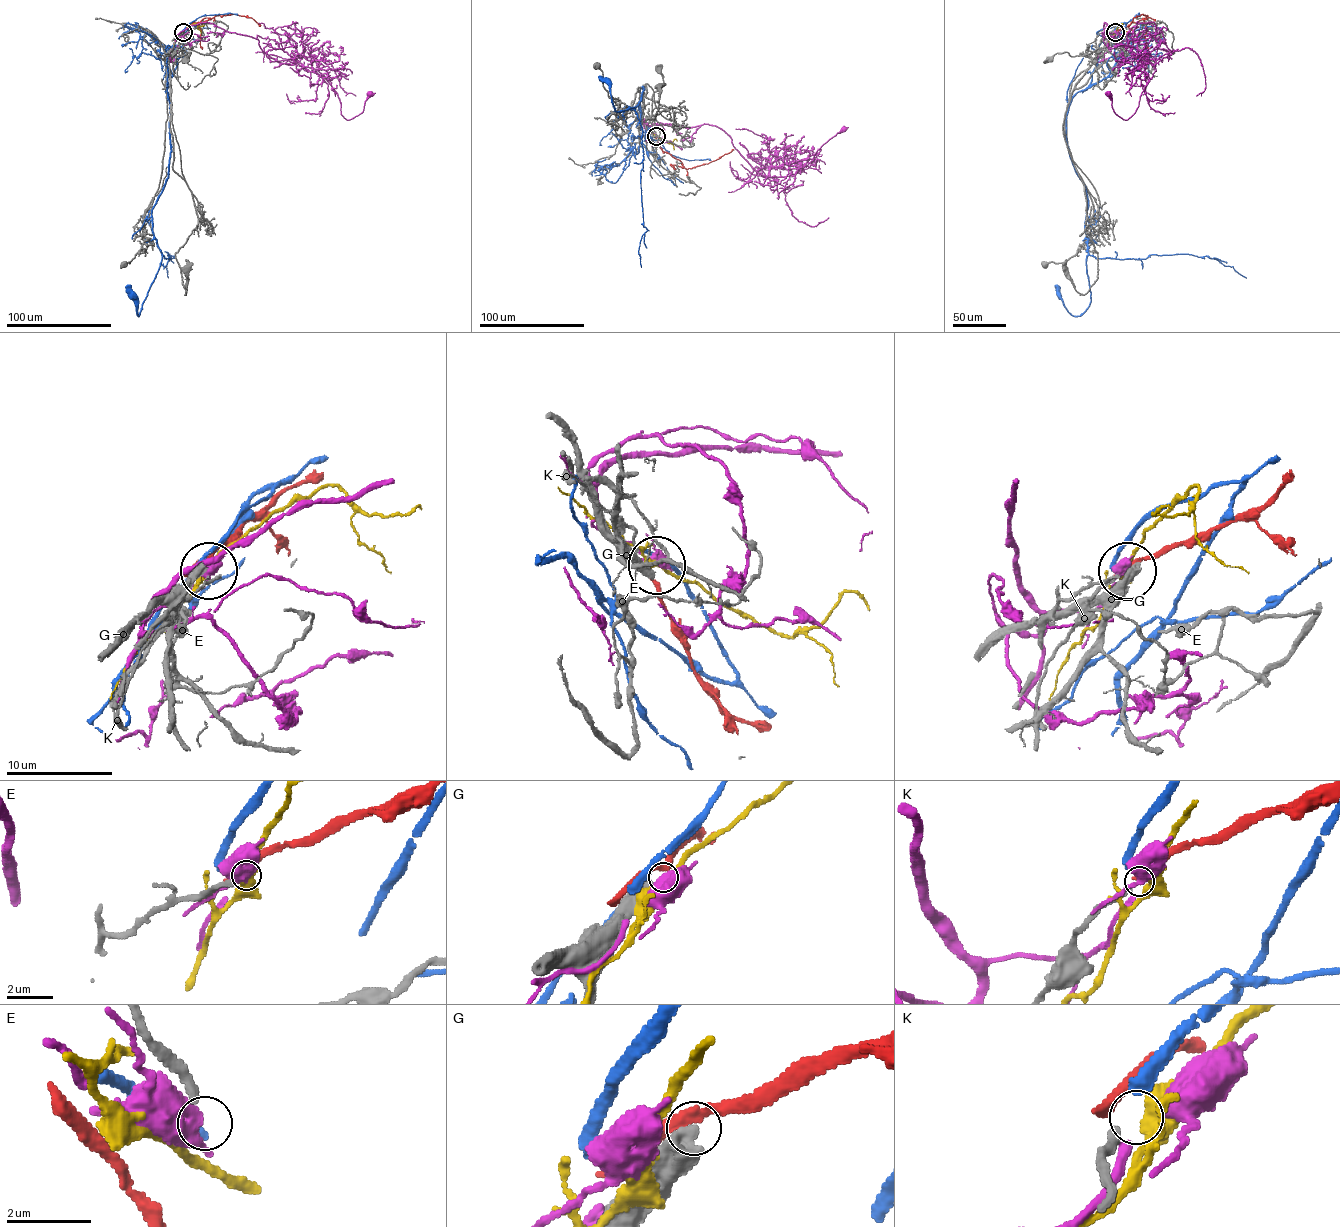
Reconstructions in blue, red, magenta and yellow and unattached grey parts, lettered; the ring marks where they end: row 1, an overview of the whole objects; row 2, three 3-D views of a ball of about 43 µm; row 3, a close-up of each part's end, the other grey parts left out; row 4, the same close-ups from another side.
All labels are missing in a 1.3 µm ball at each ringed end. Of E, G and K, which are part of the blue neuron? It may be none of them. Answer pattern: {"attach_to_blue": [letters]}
{"attach_to_blue": []}

